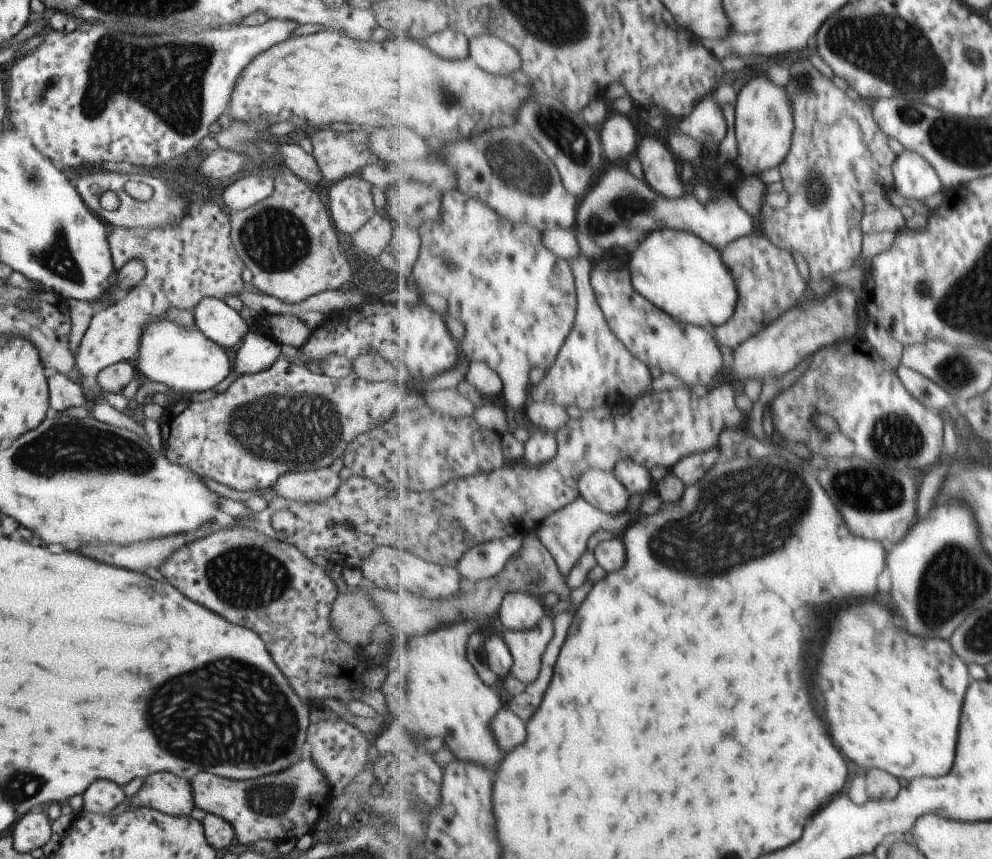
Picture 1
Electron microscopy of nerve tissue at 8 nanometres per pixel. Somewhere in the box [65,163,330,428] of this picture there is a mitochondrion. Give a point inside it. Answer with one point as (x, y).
(276, 241)

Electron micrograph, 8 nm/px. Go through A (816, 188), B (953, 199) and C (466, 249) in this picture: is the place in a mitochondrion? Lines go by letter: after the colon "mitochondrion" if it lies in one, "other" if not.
A: mitochondrion
B: other
C: other

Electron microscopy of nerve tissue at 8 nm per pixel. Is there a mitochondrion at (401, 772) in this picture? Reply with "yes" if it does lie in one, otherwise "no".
no

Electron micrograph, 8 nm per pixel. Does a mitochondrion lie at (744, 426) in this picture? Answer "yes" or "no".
no

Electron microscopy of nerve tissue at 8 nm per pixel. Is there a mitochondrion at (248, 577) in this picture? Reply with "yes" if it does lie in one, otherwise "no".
yes

